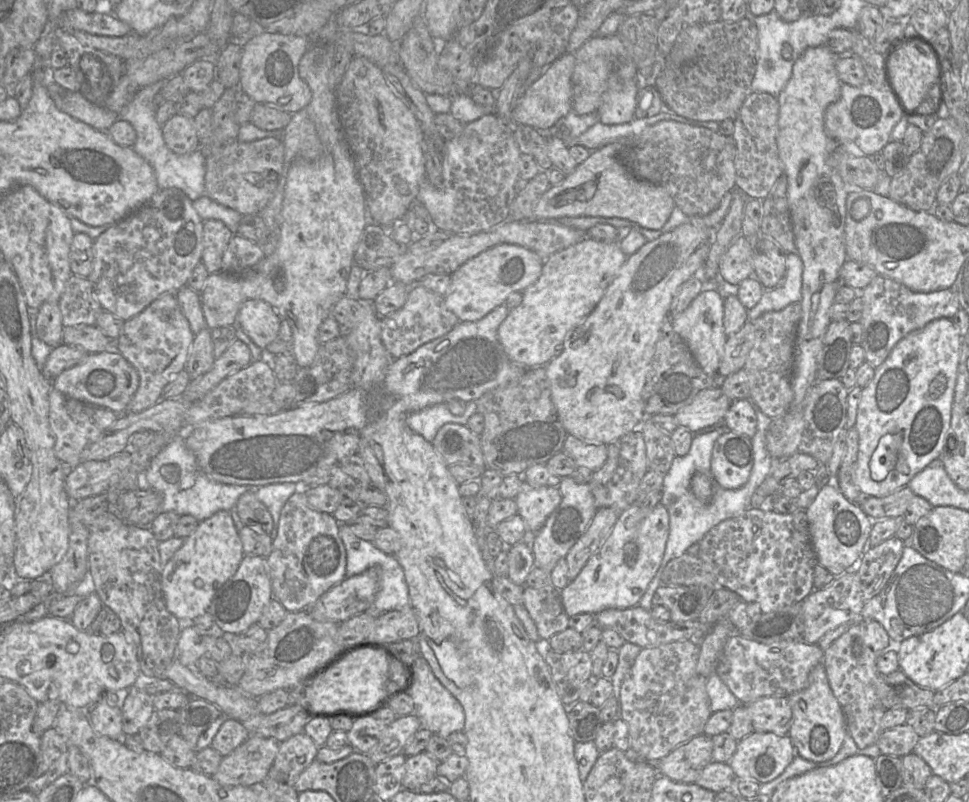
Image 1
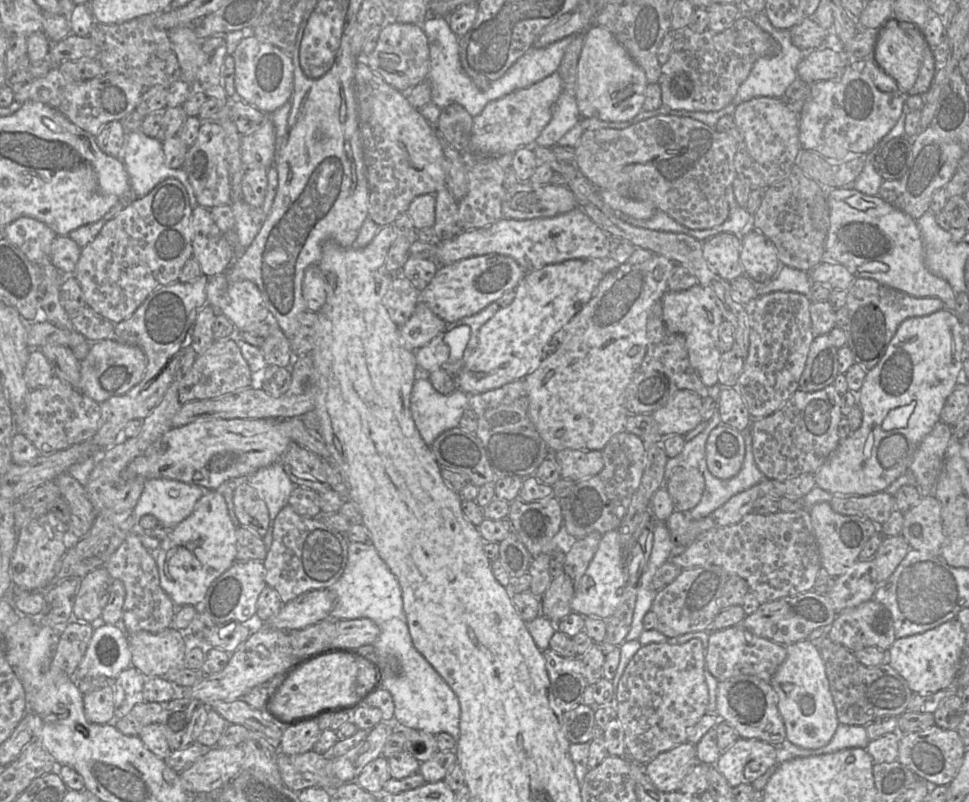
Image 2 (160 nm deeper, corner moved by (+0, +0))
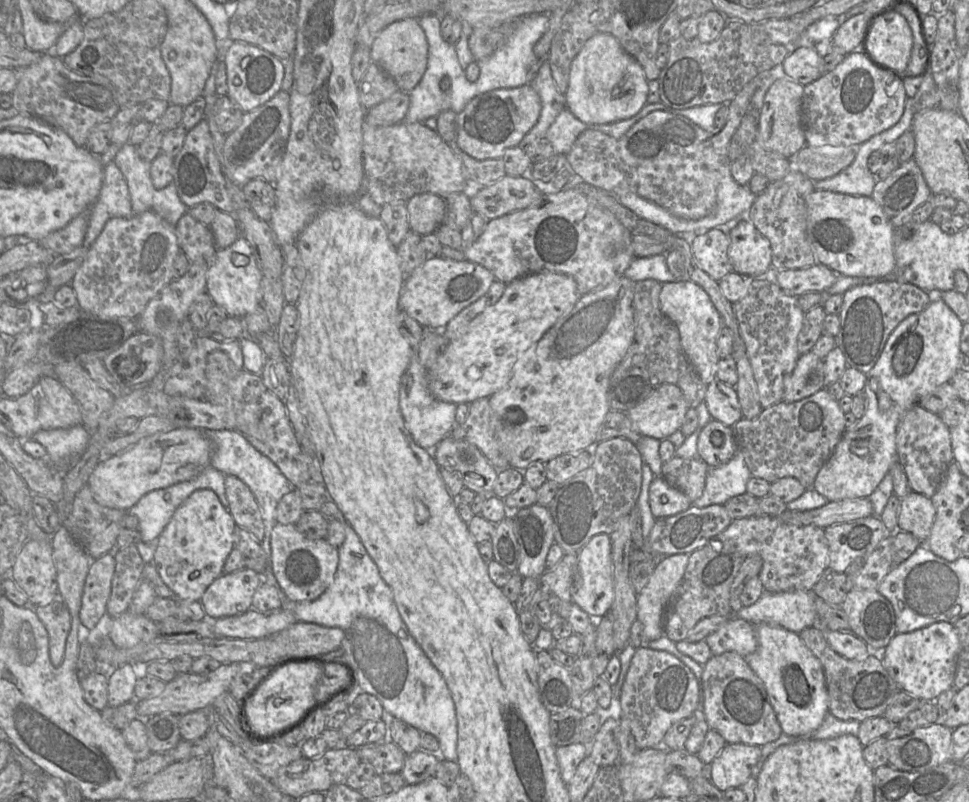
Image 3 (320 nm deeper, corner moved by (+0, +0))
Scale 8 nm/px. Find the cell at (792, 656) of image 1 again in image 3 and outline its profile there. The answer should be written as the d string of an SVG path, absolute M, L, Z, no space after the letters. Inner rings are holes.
M731 616L716 631L705 638L713 655L734 651L746 657L758 646L755 625Z

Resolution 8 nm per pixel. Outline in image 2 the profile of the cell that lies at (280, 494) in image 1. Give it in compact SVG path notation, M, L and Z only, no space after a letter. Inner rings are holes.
M273 463L243 478L231 481L249 484L266 503L270 521L263 541L268 551L272 545L275 519L281 509L288 505L290 494L295 488L294 483L279 463Z

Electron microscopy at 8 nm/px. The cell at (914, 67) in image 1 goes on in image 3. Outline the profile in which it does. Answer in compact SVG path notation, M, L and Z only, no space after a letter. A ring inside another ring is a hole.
M889 9L875 17L868 26L865 41L878 61L898 71L906 70L913 40L910 26L899 12Z

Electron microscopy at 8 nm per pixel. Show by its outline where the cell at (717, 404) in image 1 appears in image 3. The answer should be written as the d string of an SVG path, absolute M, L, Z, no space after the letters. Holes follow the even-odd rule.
M662 384L640 404L622 412L627 413L633 426L642 436L664 440L681 428L688 409L689 406L679 387Z

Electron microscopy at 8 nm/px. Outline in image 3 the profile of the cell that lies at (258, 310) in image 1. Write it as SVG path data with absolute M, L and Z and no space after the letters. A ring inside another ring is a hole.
M239 236L229 247L217 250L207 271L206 291L213 303L223 308L231 317L243 318L260 305L261 272L244 236Z

